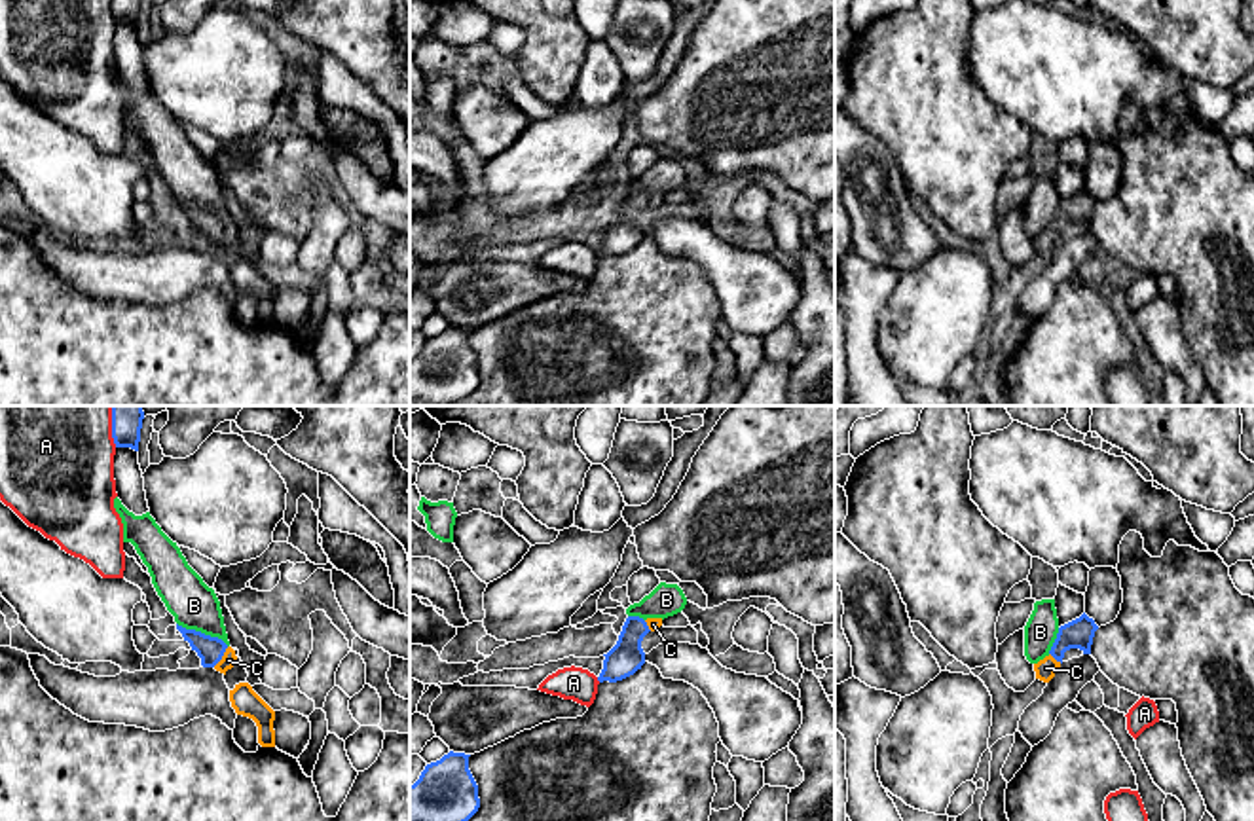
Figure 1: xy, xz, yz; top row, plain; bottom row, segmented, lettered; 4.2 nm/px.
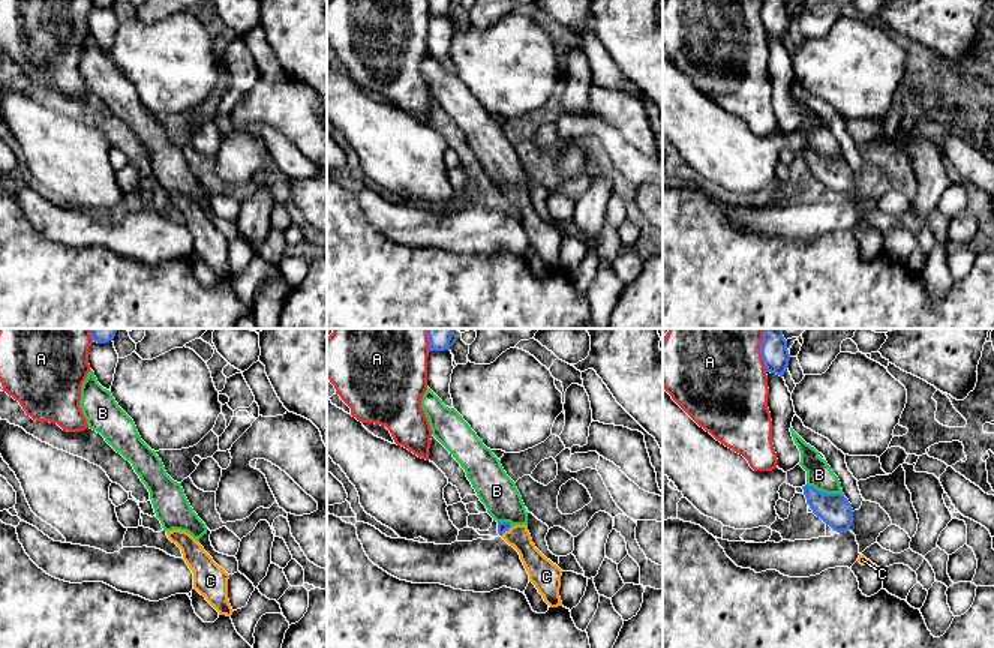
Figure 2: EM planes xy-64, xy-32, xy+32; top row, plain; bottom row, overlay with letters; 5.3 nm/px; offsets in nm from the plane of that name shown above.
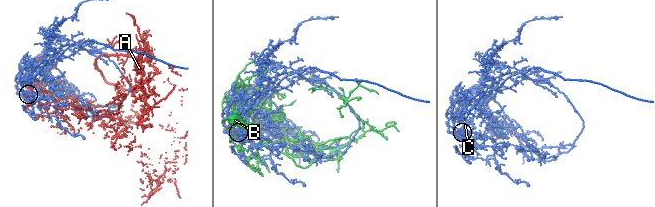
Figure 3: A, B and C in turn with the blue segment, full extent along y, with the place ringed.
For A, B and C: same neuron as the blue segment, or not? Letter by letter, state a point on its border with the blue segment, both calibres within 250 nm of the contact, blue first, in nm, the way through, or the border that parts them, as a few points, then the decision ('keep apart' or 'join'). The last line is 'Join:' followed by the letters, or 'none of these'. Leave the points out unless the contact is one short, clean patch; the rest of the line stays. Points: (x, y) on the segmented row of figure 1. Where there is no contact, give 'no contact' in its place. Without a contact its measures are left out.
A: xy (112, 427) | 130/480 nm | keep apart
B: xy (203, 634) | 110/200 nm | keep apart
C: xy (222, 655) | 110/70 nm | across xy (209, 649), (222, 655), (228, 660) | join
Join: C

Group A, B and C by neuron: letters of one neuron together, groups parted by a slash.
A / B / C

